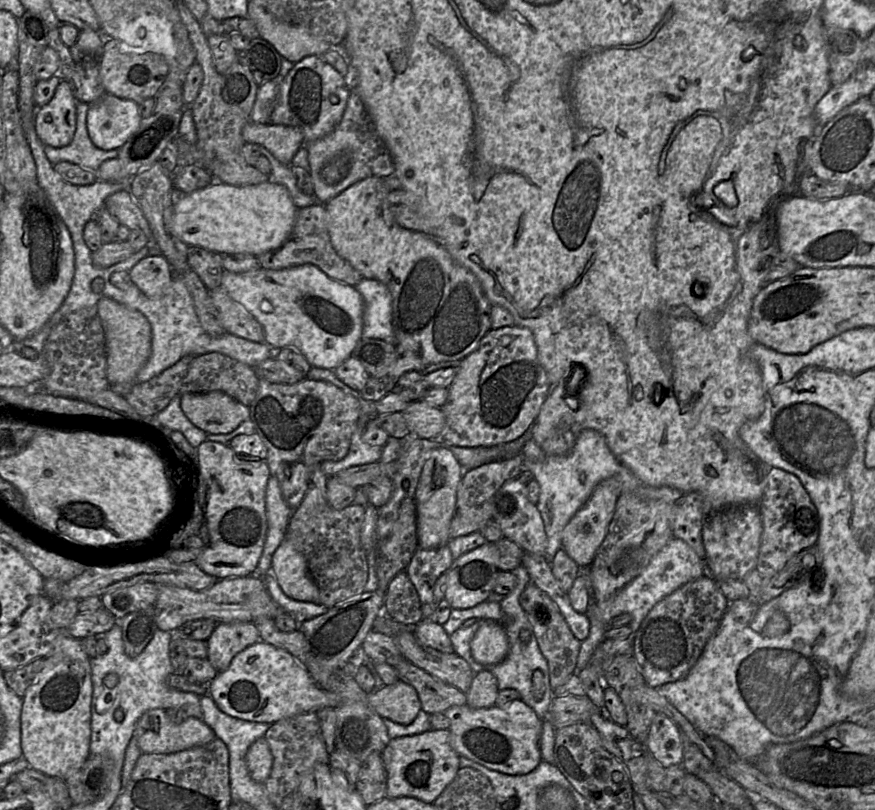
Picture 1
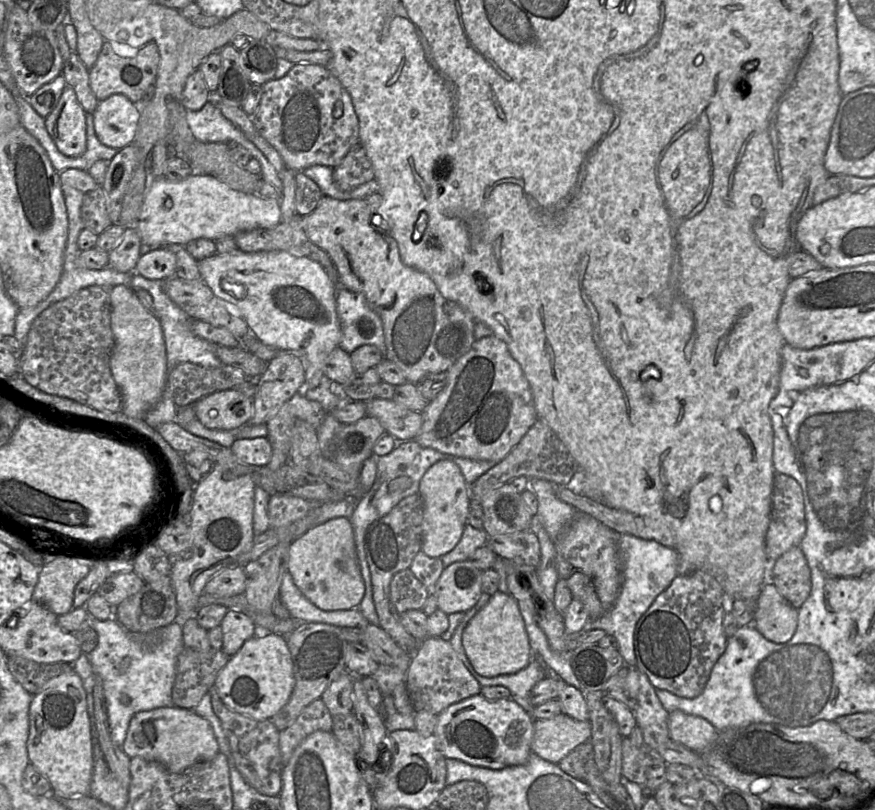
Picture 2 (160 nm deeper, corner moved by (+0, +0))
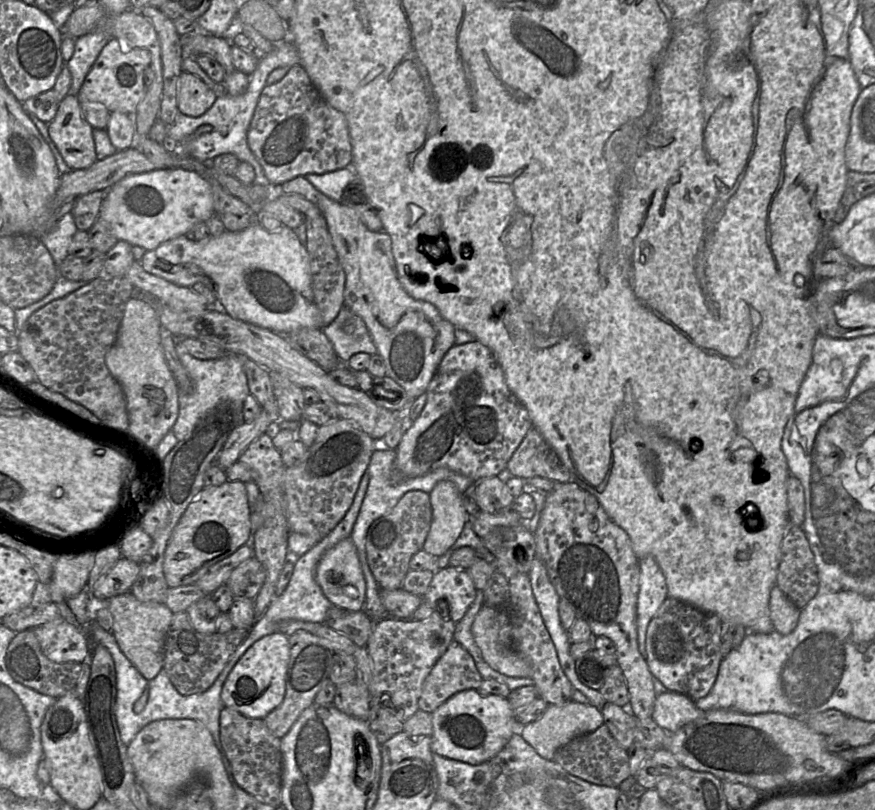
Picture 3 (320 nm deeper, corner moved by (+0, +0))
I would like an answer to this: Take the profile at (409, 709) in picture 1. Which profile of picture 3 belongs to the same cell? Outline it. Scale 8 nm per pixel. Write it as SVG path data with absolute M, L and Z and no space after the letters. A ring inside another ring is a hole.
M275 632L257 640L240 657L227 676L221 691L224 706L249 718L264 719L284 700L289 661L288 636Z

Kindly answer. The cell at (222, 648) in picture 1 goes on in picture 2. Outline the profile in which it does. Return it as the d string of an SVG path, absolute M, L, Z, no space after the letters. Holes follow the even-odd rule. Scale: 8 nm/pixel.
M228 610L220 627L223 632L221 650L230 657L240 650L245 641L259 632L252 618L238 610Z

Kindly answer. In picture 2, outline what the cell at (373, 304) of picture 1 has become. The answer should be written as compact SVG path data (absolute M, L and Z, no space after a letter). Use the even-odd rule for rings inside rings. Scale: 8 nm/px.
M340 286L336 296L336 310L341 329L339 346L345 352L350 354L359 346L370 344L385 355L382 320L361 294Z

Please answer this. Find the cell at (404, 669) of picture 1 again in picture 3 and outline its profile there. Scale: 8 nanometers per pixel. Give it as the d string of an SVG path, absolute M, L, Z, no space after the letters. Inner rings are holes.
M332 605L325 624L351 639L359 647L366 647L373 631L373 621L363 611L350 611Z

